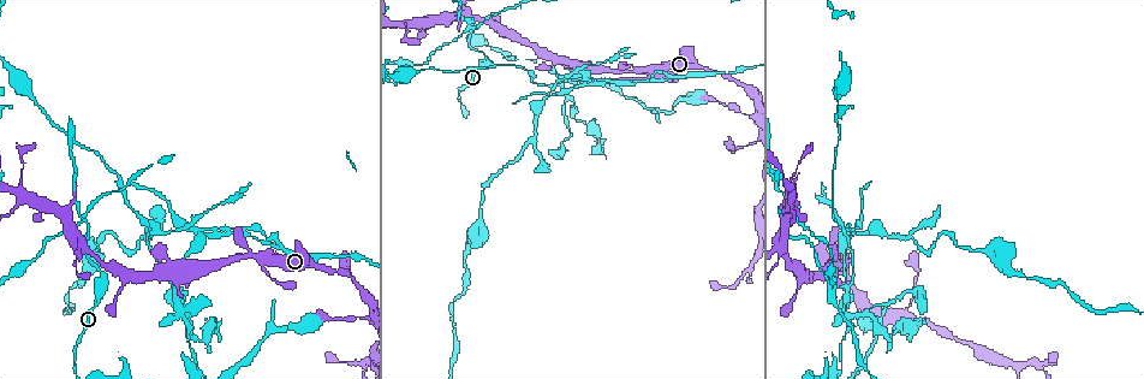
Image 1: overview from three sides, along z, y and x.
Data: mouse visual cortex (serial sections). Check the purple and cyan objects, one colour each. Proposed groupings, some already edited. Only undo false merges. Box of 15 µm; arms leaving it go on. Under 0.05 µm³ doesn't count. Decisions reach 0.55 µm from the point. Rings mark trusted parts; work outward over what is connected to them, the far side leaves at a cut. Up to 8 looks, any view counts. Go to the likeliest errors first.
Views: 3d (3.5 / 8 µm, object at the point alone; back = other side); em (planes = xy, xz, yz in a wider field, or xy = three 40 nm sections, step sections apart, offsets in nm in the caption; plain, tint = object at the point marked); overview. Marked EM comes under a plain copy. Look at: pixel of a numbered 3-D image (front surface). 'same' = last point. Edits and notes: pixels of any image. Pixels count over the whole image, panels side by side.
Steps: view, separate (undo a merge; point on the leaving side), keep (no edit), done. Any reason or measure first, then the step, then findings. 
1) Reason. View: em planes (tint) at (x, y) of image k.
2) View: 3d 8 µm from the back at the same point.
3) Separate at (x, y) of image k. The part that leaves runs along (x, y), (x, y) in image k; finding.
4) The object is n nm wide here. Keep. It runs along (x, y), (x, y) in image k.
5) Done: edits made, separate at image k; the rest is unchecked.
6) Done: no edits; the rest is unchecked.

View: 3d 3.5 µm at (470, 23) of image 1.

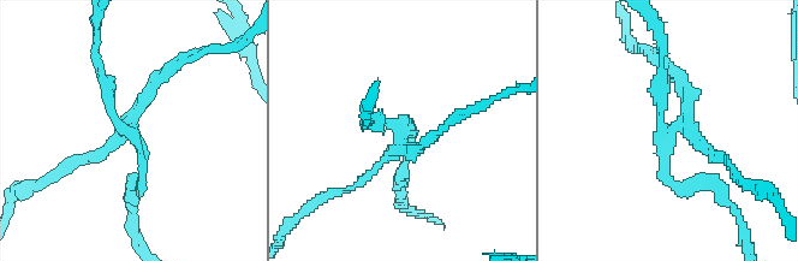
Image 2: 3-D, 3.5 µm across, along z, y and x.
4 arms meet here; the arms are 150, 150, 150, 200 nm wide; now the EM. View: em xy step 3 (tint) at (672, 130) of image 2.

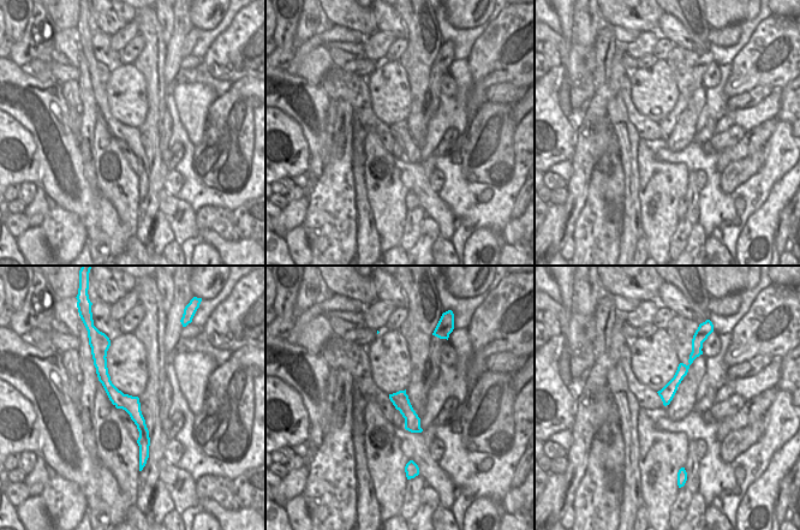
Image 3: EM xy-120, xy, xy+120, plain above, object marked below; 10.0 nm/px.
The object is 170 nm wide here. Separate at (688, 88) of image 2. The part that leaves runs along (678, 124), (688, 124), (740, 179) in image 2; two cells meet here.

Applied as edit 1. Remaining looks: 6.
Narrows sharply. View: 3d 3.5 µm at (744, 114) of image 1.

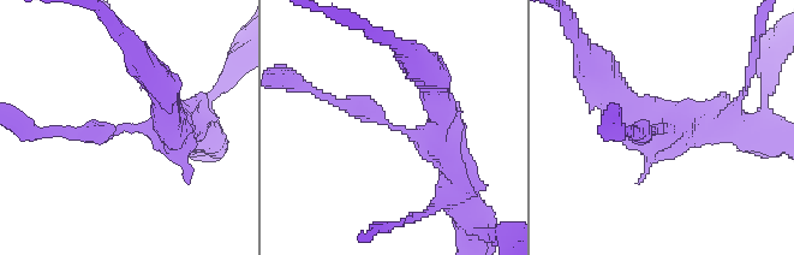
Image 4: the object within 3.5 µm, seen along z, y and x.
The arms are 200, 450 nm wide. View: em xy step 3 (tint) at (396, 130) of image 4.

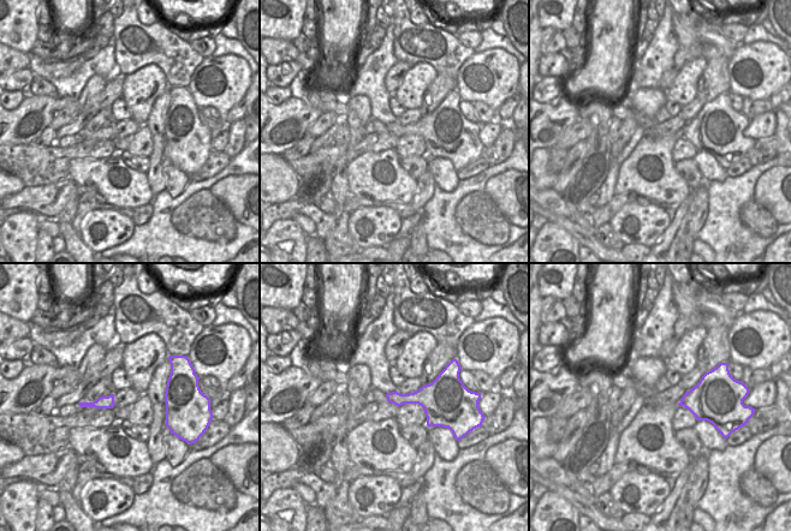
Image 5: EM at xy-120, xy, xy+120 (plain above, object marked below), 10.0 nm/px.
View: em xy step 2 (tint) at the same point.

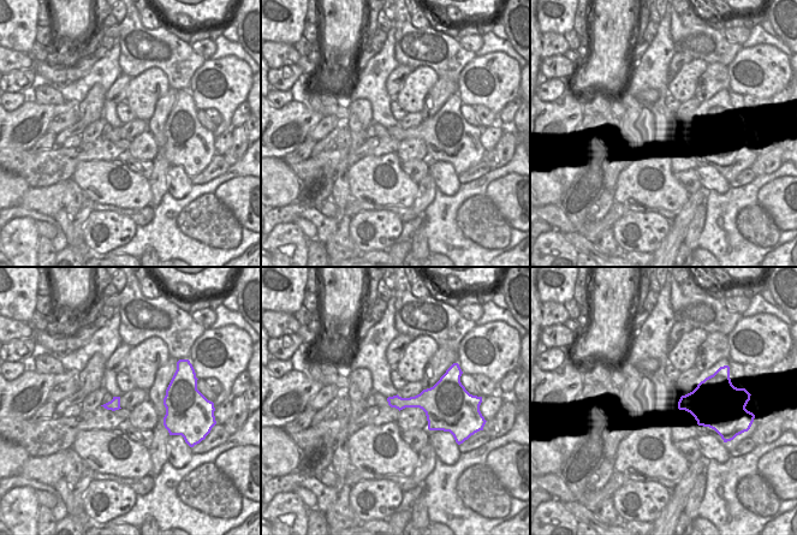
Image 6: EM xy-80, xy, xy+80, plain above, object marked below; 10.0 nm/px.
Keep. It runs along (442, 108), (446, 134), (419, 136), (323, 96) in image 4; all the same cell.

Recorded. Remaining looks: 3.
Two arms in line, one across. View: 3d 8 µm at (841, 254) of image 1.

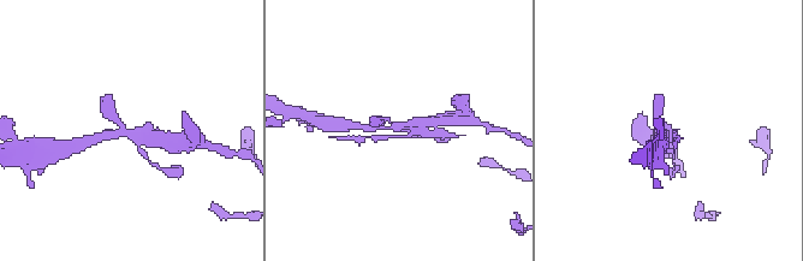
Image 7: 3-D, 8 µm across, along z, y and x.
View: em xy step 3 (tint) at (395, 126) of image 7.

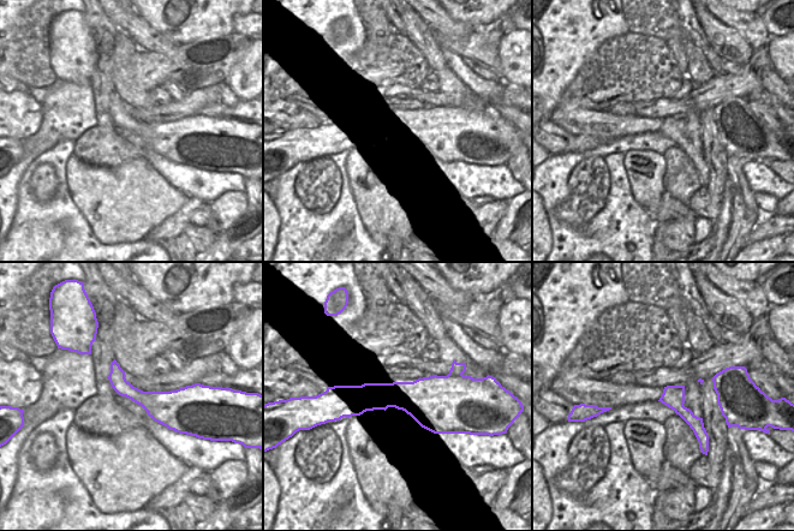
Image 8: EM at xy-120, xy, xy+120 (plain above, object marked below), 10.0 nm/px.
Separate at (381, 137) of image 7. Two cells meet here.

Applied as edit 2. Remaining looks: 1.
Done: edits made, separate at image 2, separate at image 7; the rest is unchecked.

